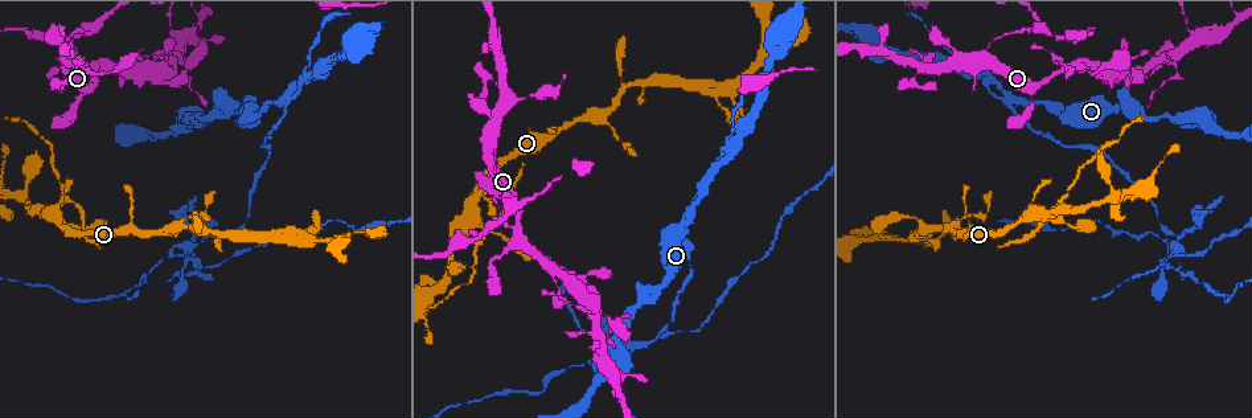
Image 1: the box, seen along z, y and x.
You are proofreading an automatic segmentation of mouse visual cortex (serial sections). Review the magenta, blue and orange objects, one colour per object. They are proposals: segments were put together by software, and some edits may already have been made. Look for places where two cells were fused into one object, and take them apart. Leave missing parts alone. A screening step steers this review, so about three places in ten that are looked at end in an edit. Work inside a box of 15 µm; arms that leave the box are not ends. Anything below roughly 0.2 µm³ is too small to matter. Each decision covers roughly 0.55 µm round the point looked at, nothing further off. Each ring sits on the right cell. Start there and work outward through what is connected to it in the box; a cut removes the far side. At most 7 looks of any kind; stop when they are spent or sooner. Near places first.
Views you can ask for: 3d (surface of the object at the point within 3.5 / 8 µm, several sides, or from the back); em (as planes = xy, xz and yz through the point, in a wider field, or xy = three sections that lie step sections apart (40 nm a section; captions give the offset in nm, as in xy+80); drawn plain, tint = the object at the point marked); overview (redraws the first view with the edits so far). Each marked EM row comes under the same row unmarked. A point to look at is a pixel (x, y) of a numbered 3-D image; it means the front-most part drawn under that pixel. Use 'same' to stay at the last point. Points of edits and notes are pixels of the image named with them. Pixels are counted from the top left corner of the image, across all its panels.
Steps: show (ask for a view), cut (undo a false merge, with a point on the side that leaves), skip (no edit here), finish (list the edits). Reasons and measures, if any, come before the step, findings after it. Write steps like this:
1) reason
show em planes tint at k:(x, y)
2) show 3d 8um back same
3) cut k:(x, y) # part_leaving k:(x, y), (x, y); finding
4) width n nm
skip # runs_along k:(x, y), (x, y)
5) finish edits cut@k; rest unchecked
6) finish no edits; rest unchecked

small branch off a trunk
show 3d 3.5um at 1:(986, 58)

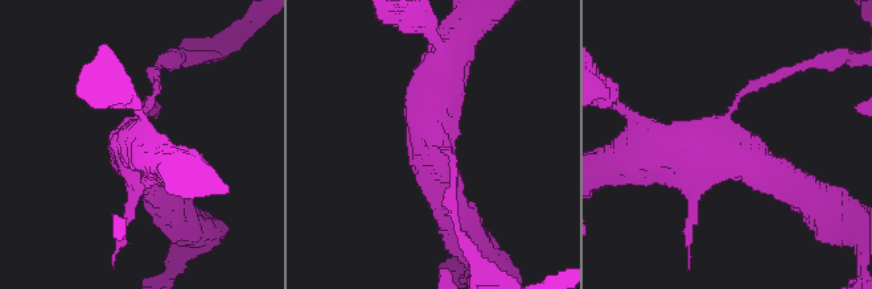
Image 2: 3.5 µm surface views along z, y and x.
shape alone is not enough
show em xy step 2 tint at 2:(727, 150)

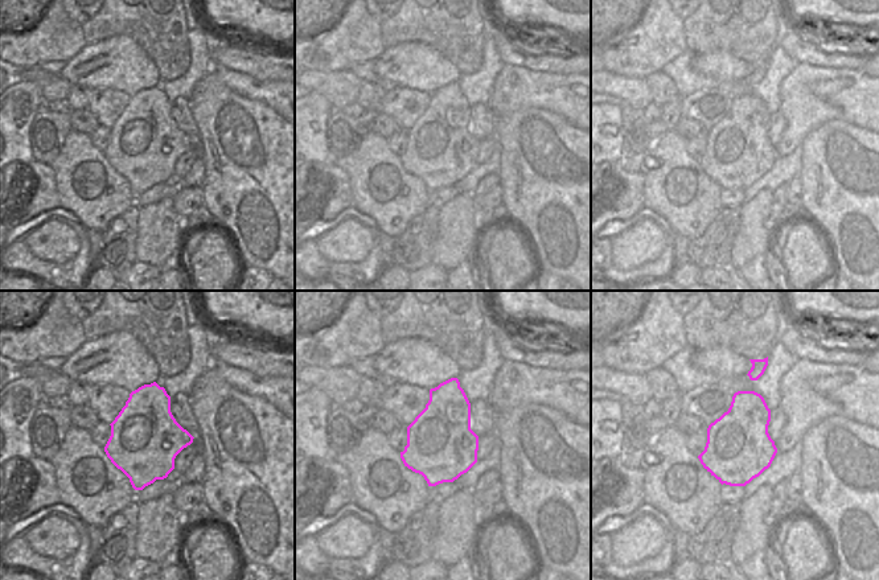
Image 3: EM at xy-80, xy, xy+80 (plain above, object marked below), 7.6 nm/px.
width 500 nm
skip # runs_along 2:(798, 184), (729, 148), (642, 156); all the same cell

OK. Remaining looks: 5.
three arms meet
show 3d 3.5um at 1:(507, 203)

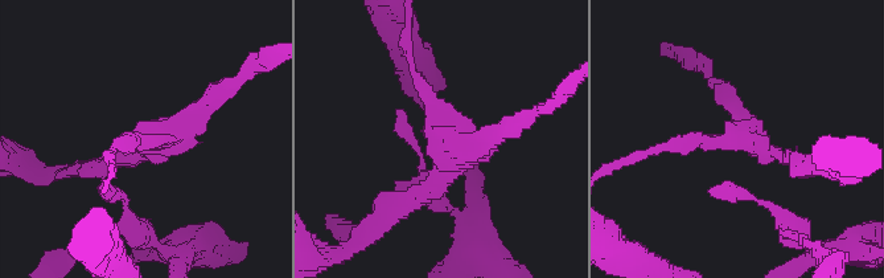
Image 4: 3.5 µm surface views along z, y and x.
arms 3; arm_widths 200, 200, 200 nm
show em planes tint at 4:(447, 150)

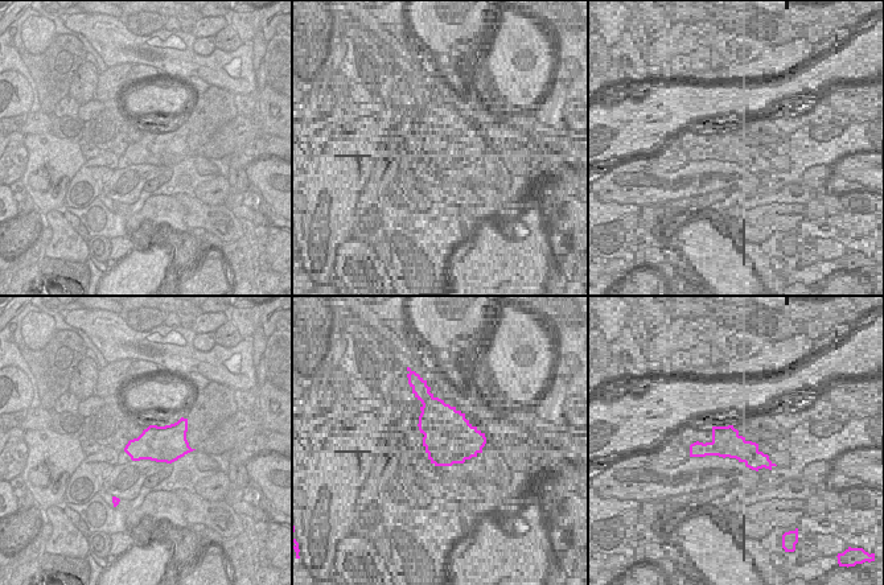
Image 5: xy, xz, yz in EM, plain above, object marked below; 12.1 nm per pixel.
cut 4:(101, 171) # part_leaving 4:(769, 154), (851, 170); a second cell is stuck on

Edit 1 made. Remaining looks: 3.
redraw
show overview

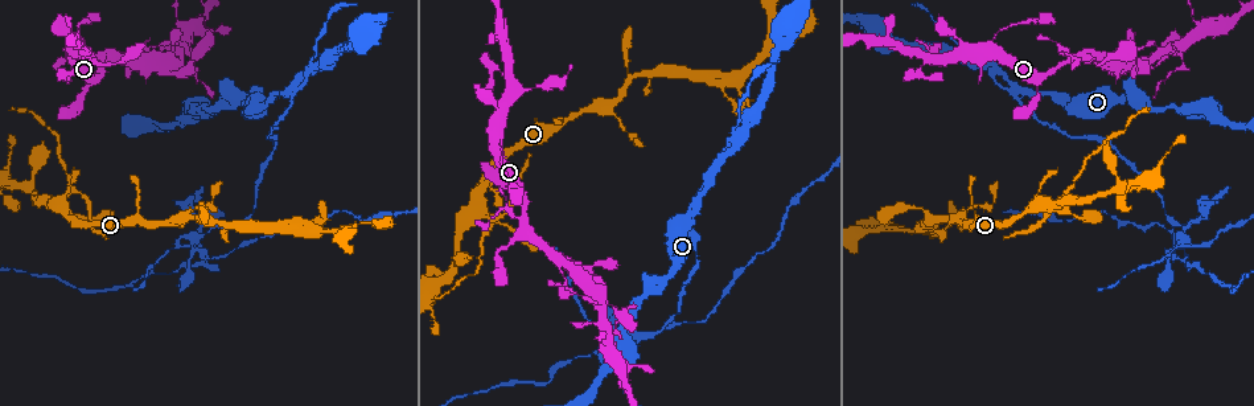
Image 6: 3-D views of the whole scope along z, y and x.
sharp bend
show 3d 3.5um at 6:(289, 92)

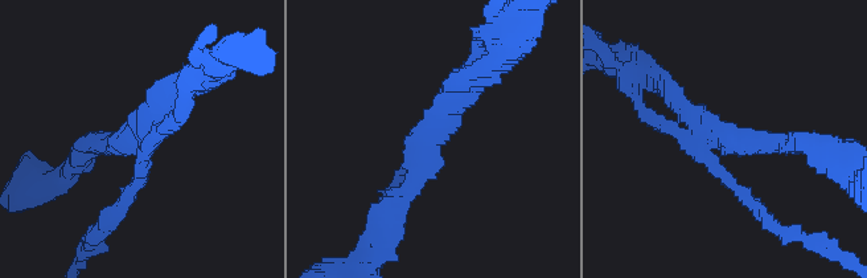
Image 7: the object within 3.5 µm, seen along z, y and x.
shape alone is not enough
show em xy step 1 tint at 7:(144, 133)

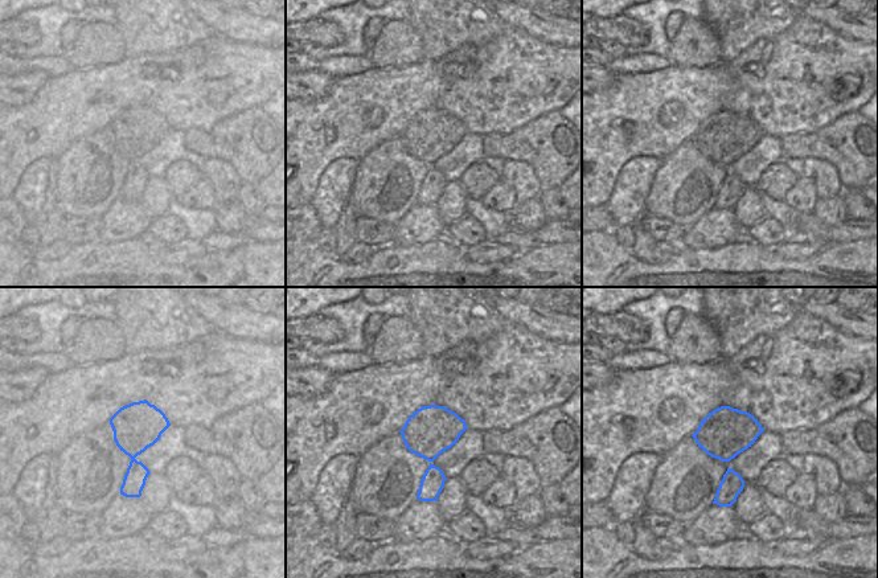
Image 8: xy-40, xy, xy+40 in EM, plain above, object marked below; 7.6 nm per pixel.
width 380 nm
cut 7:(126, 200) # part_leaving 7:(146, 140), (142, 174), (106, 231); a second cell is stuck on

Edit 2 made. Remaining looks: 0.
finish edits cut@4, cut@7; rest unchecked

